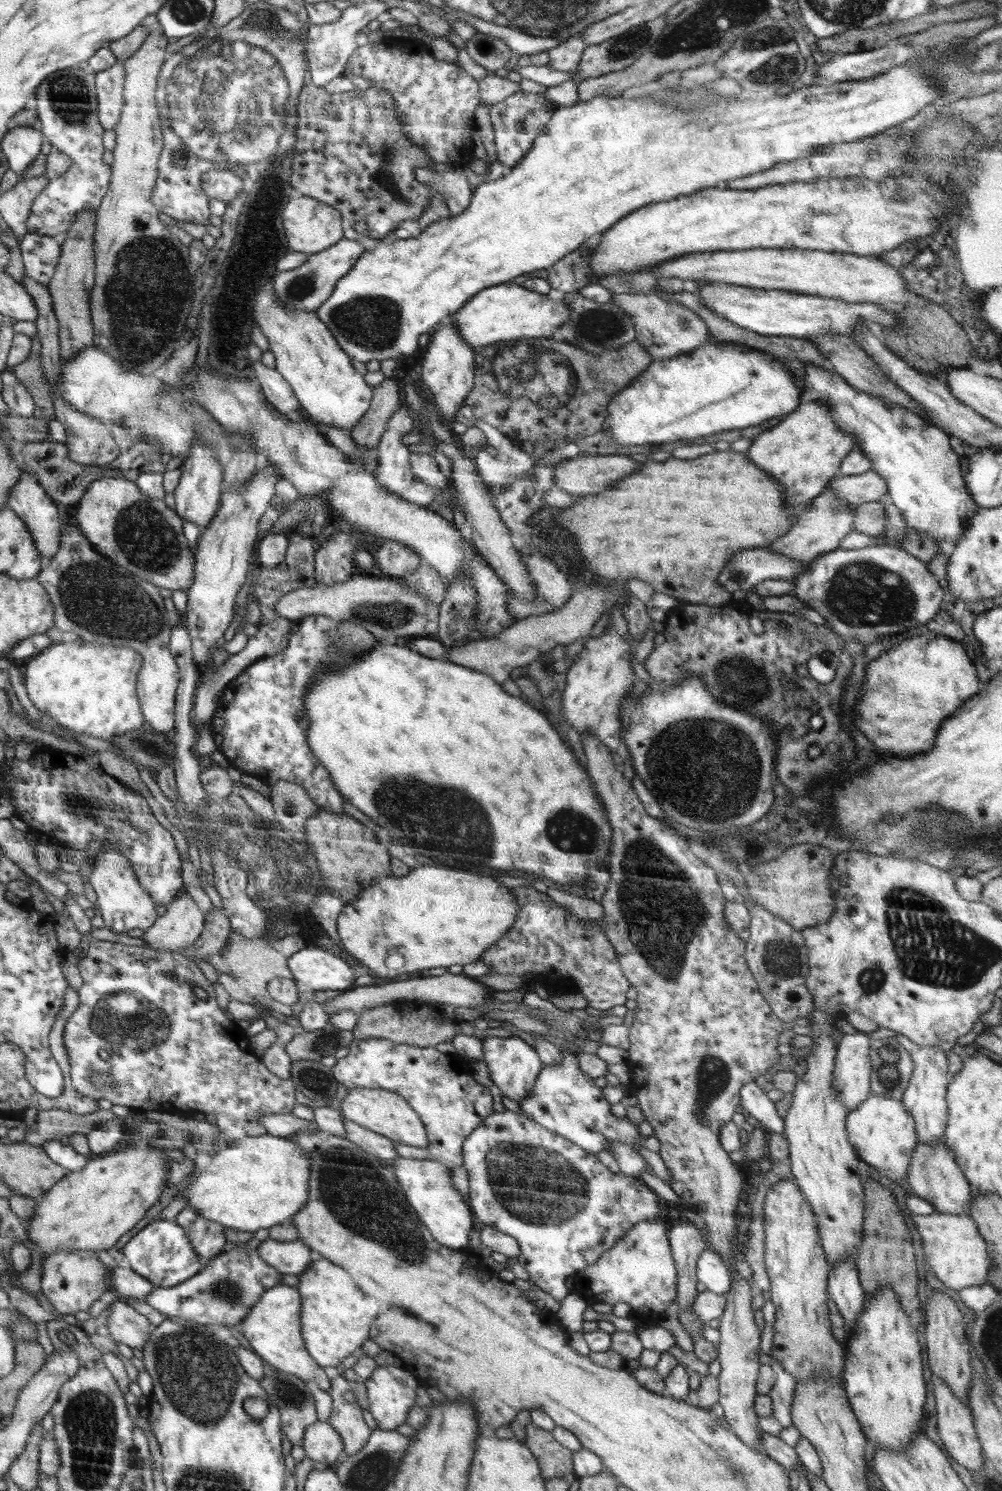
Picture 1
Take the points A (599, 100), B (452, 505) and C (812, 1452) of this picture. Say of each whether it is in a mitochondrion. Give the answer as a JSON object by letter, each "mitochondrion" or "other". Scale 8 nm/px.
{"A":"other","B":"other","C":"other"}

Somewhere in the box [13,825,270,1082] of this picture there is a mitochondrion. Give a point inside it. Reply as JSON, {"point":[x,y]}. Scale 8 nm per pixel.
{"point":[130,1024]}

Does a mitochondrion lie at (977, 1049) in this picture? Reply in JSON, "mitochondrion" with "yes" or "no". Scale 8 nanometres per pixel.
{"mitochondrion":"no"}

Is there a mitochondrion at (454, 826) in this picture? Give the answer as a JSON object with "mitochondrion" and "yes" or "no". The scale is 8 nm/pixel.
{"mitochondrion":"yes"}

